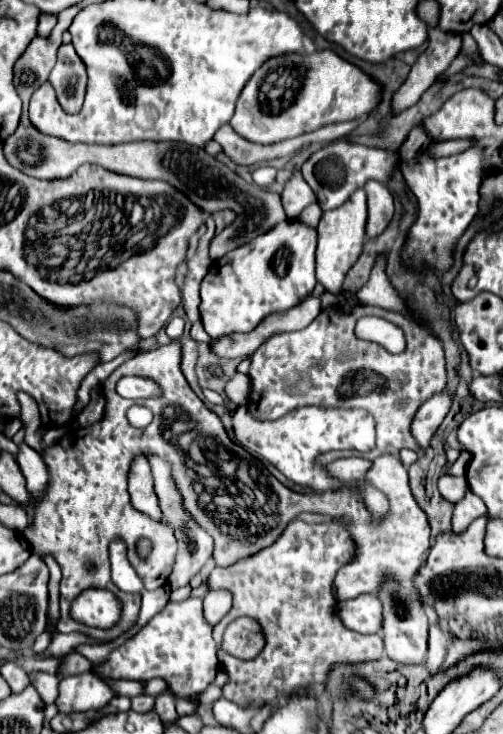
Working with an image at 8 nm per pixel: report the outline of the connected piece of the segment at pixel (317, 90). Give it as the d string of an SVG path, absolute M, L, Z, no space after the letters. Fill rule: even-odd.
M316 50L312 54L282 54L276 58L270 58L270 62L264 62L256 74L248 80L244 86L238 102L236 102L236 114L230 120L230 126L246 140L256 144L274 144L280 140L296 138L306 132L318 130L332 122L344 122L360 118L368 112L372 112L382 102L384 88L380 82L376 82L372 76L362 72L352 62L340 58L334 50Z

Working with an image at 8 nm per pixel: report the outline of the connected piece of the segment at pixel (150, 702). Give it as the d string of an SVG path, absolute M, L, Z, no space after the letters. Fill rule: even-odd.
M152 696L132 698L132 710L134 712L150 712L152 708L154 708L154 698Z

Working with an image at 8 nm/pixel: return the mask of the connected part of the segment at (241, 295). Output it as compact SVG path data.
M284 220L252 242L214 260L200 286L204 330L212 338L232 332L252 332L264 316L288 310L306 298L316 286L316 238L316 228L304 226L300 220Z

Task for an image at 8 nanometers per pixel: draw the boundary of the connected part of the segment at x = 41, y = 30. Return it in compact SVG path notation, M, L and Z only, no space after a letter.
M42 14L42 16L40 16L40 24L38 24L38 34L40 34L40 36L48 36L54 26L56 26L56 16L50 16L50 14L46 16L46 14Z

